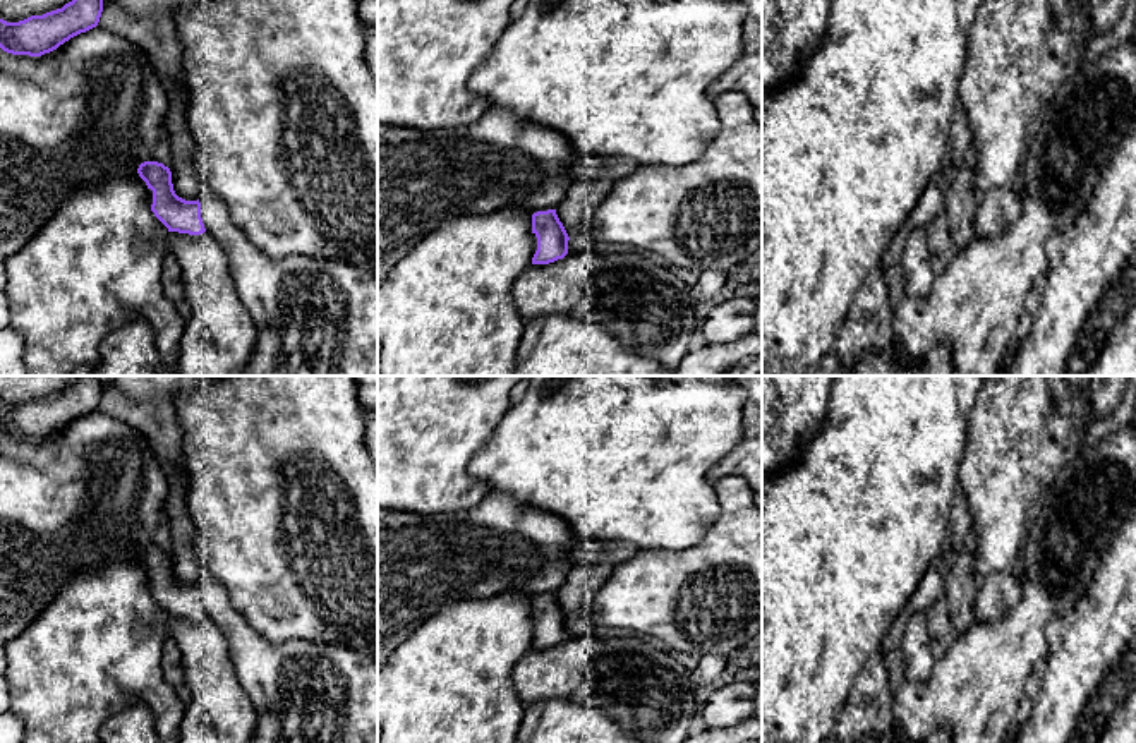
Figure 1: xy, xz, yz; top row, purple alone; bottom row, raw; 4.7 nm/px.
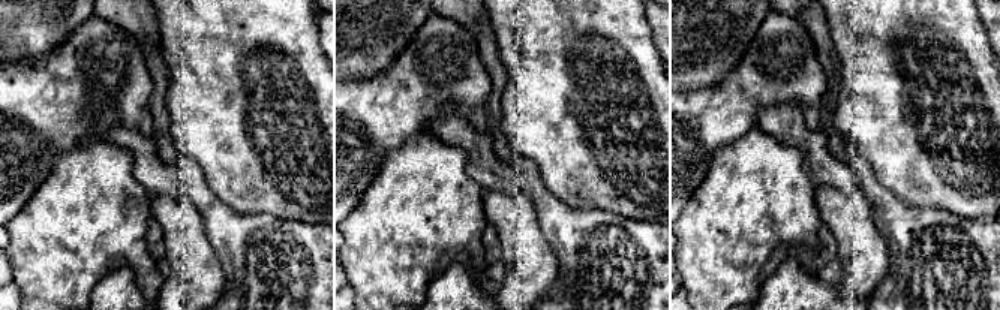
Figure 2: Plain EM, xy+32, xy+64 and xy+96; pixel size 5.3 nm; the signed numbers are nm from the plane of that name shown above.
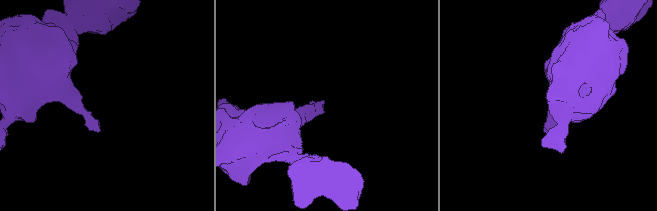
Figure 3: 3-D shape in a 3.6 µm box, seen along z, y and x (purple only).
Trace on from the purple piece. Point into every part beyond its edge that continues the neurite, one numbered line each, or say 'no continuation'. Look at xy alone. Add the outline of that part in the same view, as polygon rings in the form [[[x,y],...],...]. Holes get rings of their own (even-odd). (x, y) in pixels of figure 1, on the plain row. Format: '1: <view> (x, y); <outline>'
1: xy (304, 692); [[[202,571],[199,587],[204,613],[223,633],[237,678],[256,709],[257,724],[251,743],[378,743],[378,661],[371,649],[311,640],[271,643],[233,609],[213,571]]]

